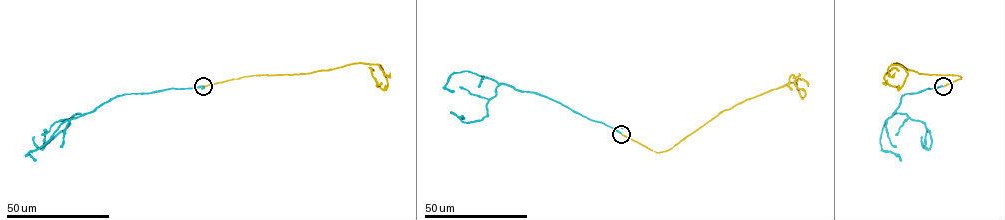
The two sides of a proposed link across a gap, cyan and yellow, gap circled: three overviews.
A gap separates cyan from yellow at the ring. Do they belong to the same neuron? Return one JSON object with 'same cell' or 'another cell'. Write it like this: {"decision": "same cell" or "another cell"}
{"decision": "another cell"}

